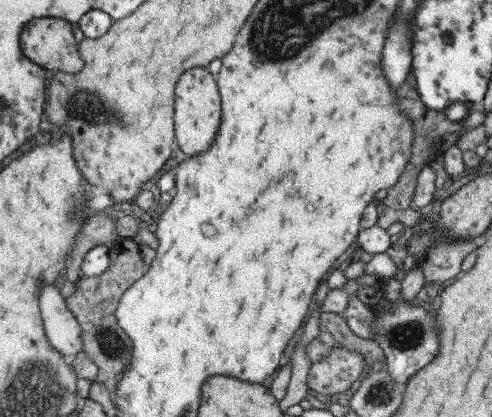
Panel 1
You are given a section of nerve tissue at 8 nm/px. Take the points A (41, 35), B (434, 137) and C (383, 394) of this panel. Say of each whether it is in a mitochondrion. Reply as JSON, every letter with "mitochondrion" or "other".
{"A":"other","B":"other","C":"mitochondrion"}

